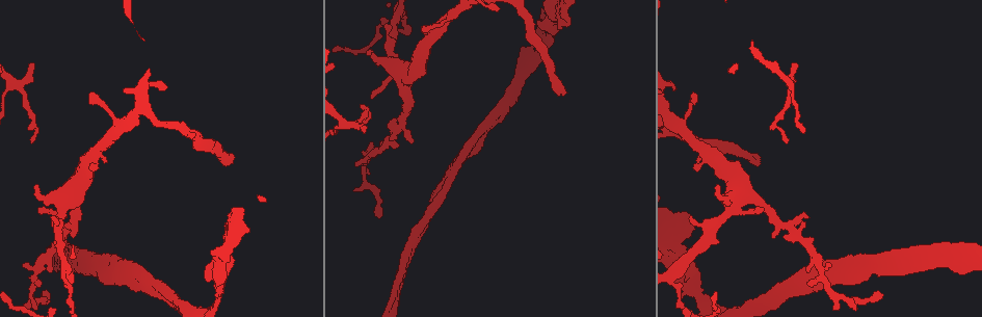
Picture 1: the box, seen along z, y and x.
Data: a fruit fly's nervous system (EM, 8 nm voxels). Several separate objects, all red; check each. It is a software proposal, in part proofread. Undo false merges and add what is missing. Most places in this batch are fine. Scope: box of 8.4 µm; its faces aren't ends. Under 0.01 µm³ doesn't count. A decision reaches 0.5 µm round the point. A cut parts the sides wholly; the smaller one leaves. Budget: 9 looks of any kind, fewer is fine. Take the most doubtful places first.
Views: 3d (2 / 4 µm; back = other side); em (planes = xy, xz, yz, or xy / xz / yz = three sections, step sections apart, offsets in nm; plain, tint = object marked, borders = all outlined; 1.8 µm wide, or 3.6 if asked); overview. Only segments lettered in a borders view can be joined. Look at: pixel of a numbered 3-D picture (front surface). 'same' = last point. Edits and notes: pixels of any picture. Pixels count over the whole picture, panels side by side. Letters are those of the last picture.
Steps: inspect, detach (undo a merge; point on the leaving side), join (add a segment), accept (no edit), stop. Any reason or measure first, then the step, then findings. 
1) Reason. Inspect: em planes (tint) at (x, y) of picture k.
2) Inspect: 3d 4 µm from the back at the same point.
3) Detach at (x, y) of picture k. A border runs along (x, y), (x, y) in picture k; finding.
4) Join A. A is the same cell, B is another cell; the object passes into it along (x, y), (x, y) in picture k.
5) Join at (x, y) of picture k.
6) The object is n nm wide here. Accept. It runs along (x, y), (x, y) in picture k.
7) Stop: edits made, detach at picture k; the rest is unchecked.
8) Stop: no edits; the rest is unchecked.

Two arms in line, one across. Inspect: 3d 2 µm at (222, 257) of picture 1.

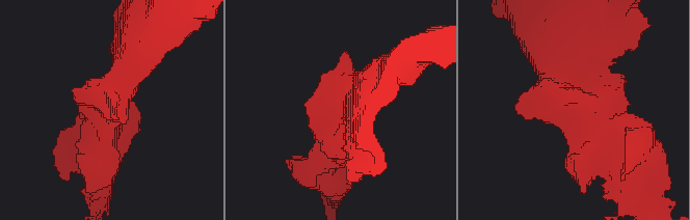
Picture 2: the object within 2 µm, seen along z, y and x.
Now the EM. Inspect: em planes (borders) at (597, 105) of picture 2.

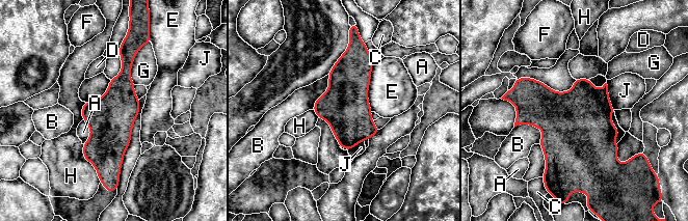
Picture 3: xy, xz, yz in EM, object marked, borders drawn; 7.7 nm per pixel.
Accept. A, B, C, D, E, F, G, H and J are other cells; a border runs along (514, 126), (537, 127), (539, 143) in picture 3; all the same cell.

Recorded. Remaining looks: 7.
Free end. Inspect: 3d 4 µm at (227, 163) of picture 1.

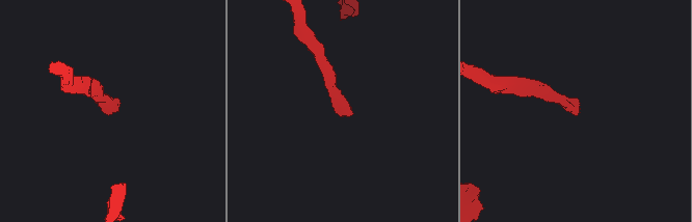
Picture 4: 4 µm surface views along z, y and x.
Shape alone is not enough. Inspect: em xz step 16 (borders) at (579, 111) of picture 4.

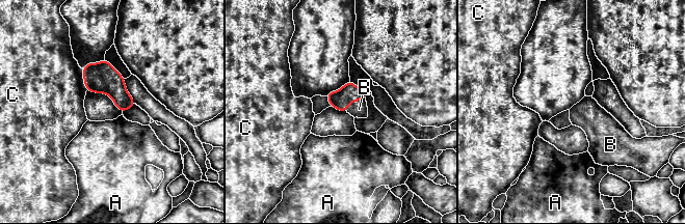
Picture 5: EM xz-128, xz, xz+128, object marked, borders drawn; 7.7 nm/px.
Inspect: em planes (borders) at the same point.

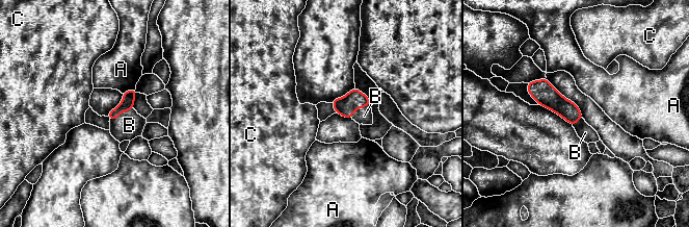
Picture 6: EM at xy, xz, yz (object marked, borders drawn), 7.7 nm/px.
Join B. B is the same cell, A and C are other cells; the object passes into it along (127, 103), (121, 112), (129, 125) in picture 6; the cell continues.

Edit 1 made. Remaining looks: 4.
Redraw. Inspect: overview.

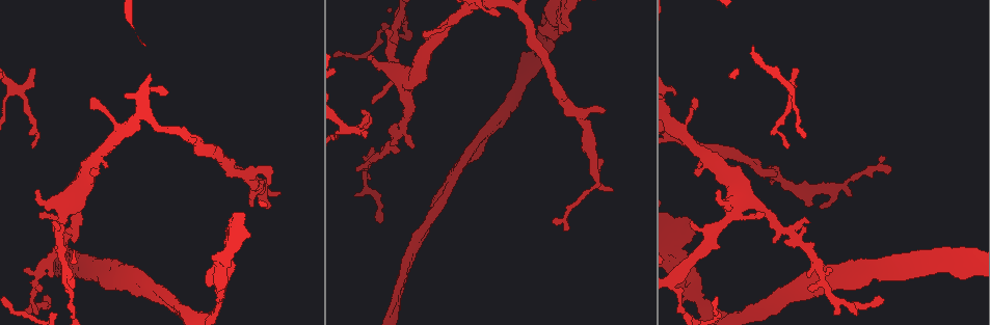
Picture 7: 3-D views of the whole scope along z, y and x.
Branch stops here. Inspect: 3d 4 µm at (797, 68) of picture 7.

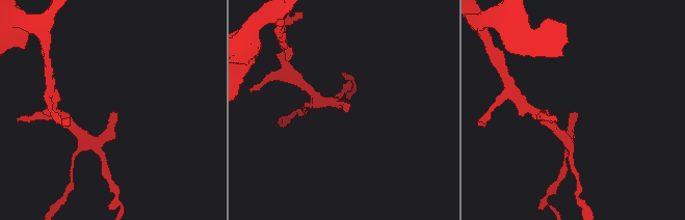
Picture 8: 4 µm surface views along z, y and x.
Inspect: em xy step 8 (tint) at (348, 111) of picture 8.

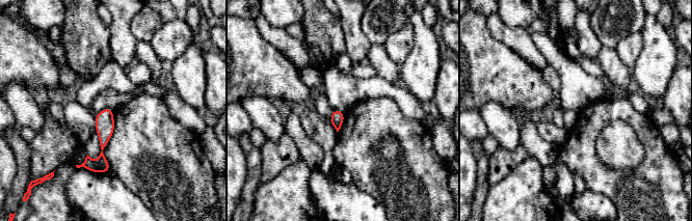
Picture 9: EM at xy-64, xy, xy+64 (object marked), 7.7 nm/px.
Cut it another way. Inspect: em yz step 8 (borders) at the same point.

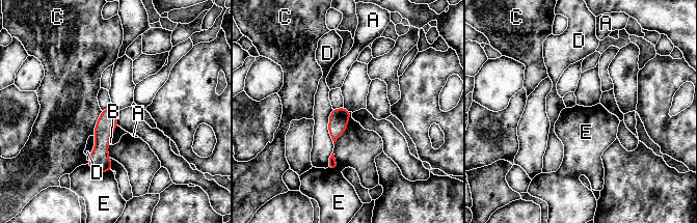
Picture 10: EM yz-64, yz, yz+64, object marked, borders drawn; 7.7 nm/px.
Accept. A, B, C, D and E are other cells; a border runs along (350, 112), (345, 132), (333, 143) in picture 10; none of them fits.

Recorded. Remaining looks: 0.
Stop: edits made, join at picture 6; the rest is unchecked.

